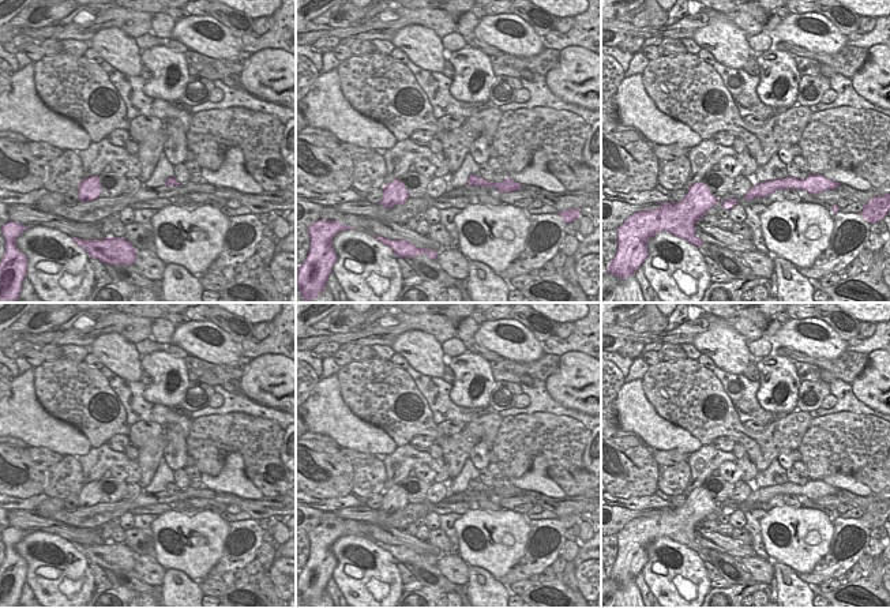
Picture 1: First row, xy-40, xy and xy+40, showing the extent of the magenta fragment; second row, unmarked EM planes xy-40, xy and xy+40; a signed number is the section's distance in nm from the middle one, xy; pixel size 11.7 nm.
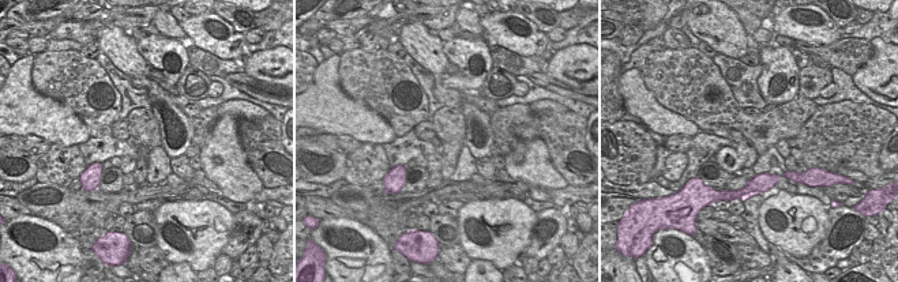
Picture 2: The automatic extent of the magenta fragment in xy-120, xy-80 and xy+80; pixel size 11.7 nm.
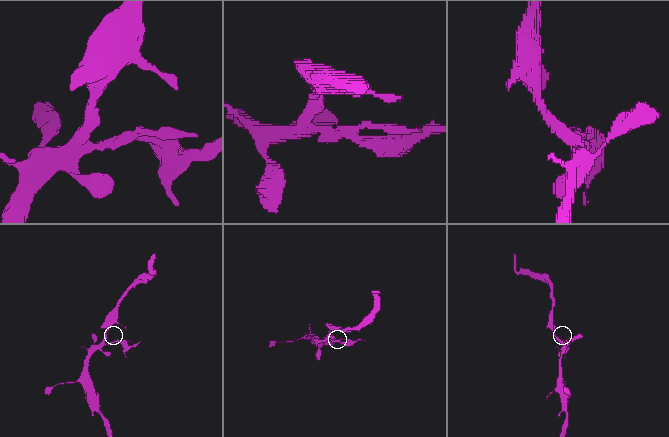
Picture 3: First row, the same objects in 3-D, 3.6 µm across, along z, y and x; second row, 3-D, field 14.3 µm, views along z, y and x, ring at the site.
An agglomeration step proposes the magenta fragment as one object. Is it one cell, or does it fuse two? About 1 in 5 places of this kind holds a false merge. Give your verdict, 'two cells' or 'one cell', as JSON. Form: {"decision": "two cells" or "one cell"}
{"decision": "one cell"}

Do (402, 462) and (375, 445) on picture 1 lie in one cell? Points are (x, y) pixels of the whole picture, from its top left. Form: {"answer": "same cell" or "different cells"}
{"answer": "different cells"}

